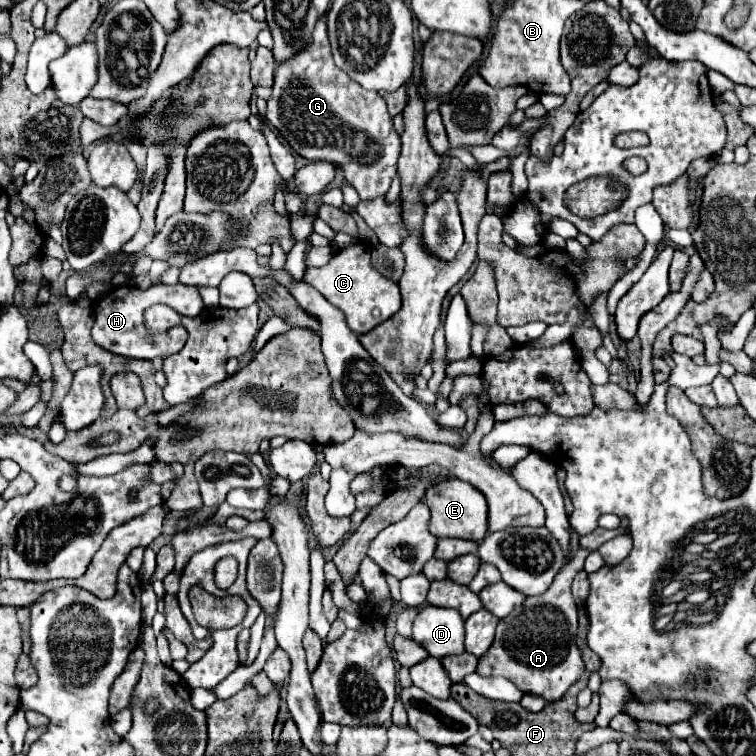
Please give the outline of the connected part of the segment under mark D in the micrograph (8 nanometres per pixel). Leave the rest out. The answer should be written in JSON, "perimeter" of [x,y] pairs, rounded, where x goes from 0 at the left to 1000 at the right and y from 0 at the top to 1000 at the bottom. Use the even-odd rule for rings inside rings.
{"perimeter":[[[563,800],[548,819],[545,845],[579,872],[614,864],[614,819],[601,806]]]}

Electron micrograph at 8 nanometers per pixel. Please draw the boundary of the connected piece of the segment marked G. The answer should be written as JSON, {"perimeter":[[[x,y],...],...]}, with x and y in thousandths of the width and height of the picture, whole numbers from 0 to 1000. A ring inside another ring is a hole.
{"perimeter":[[[426,25],[418,30],[410,60],[394,75],[365,86],[352,157],[402,210],[442,213],[476,263],[495,263],[516,250],[529,208],[529,181],[519,168],[508,131],[471,112],[442,86]]]}

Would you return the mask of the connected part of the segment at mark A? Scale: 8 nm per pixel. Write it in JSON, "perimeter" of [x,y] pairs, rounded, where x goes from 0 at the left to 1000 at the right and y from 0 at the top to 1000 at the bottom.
{"perimeter":[[[754,742],[735,758],[722,784],[698,790],[672,816],[661,819],[656,845],[646,864],[635,869],[630,890],[672,896],[693,917],[714,919],[725,927],[741,925],[754,911],[754,906],[772,890],[772,872],[762,853],[765,803],[754,784],[754,771],[765,753],[765,745]]]}

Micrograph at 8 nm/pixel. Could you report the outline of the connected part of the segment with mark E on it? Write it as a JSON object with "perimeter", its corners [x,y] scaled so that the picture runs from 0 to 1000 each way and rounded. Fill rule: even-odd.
{"perimeter":[[[595,631],[593,636],[574,639],[569,649],[563,649],[563,668],[569,671],[571,687],[566,694],[566,702],[577,710],[606,710],[606,713],[627,713],[638,716],[646,702],[646,668],[638,652],[619,642],[616,636]]]}

